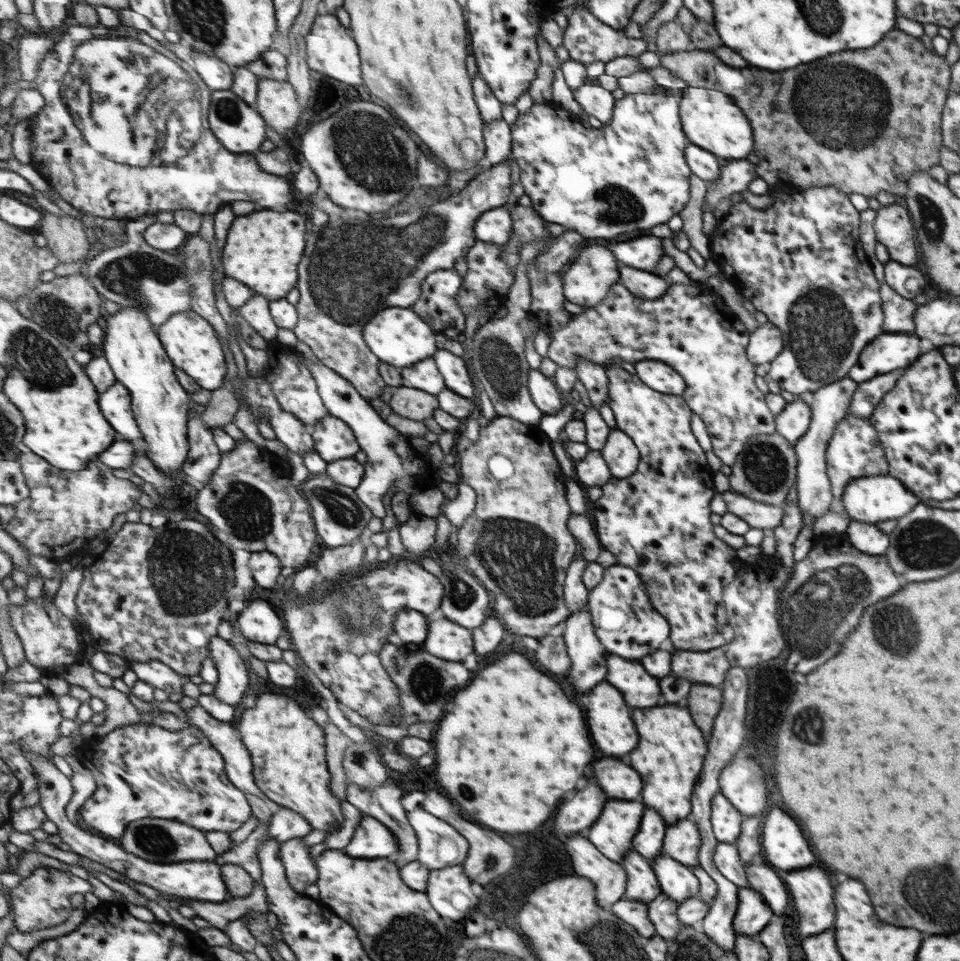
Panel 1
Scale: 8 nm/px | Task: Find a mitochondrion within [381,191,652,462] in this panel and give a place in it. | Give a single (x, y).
(500, 364)

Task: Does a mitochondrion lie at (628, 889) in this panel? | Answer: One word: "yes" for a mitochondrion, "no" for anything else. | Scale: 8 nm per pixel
no

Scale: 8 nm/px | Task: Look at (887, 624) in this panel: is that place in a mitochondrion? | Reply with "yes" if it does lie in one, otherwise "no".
yes

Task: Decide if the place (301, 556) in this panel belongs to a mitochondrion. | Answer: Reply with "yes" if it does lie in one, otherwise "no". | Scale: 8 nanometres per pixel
no

